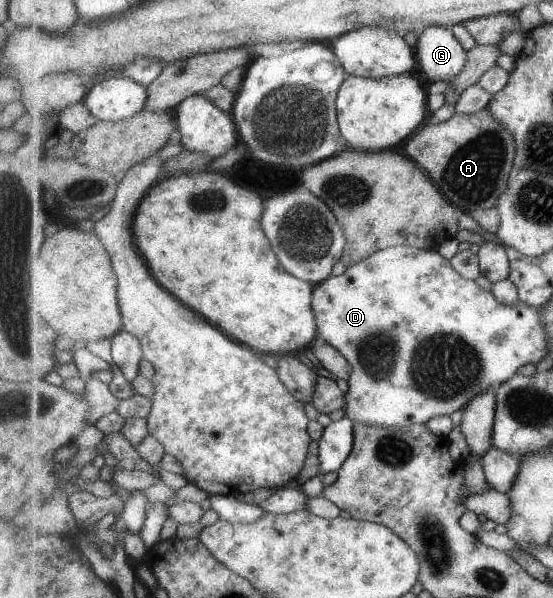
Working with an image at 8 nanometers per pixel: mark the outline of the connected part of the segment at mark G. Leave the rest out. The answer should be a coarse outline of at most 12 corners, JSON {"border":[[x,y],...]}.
{"border":[[445,26],[423,30],[415,45],[431,85],[455,79],[468,51]]}

